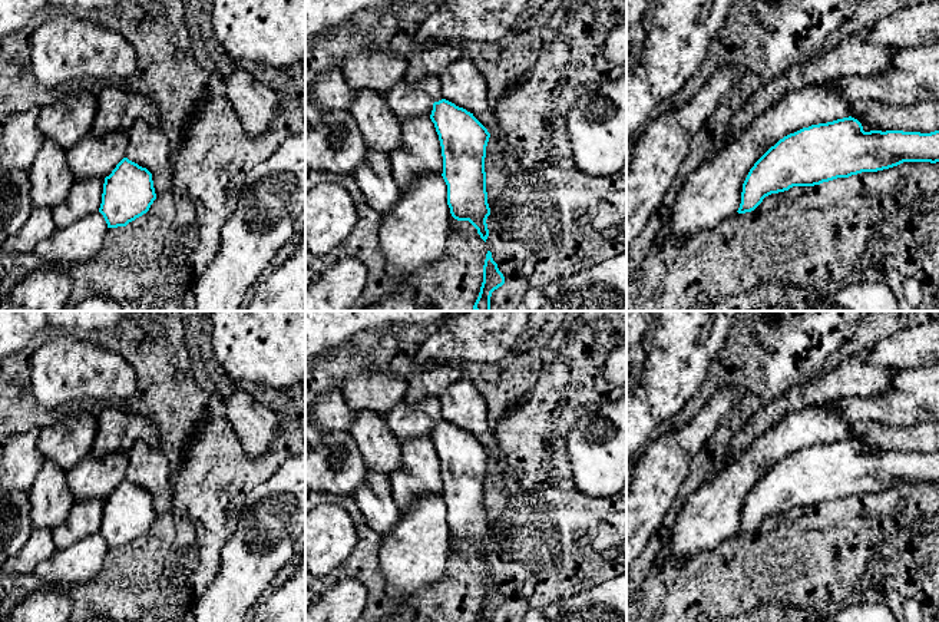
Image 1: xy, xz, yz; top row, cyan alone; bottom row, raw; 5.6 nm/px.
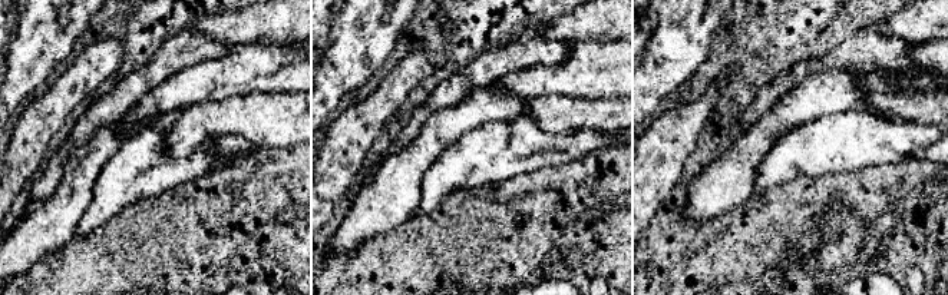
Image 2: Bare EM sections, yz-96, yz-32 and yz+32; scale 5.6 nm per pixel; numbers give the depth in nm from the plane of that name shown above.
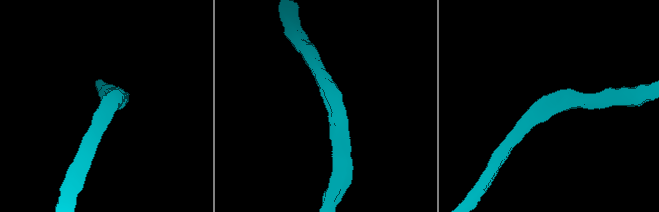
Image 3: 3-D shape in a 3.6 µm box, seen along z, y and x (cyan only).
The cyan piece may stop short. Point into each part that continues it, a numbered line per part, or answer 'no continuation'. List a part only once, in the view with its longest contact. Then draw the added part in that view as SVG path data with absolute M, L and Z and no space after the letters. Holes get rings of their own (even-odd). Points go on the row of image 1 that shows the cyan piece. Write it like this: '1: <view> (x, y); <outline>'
no continuation

